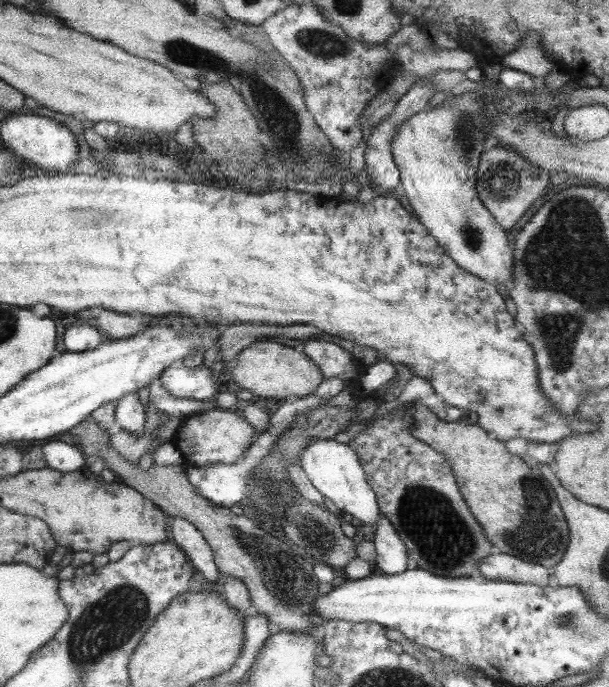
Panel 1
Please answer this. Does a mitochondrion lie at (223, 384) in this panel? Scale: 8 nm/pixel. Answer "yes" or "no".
no

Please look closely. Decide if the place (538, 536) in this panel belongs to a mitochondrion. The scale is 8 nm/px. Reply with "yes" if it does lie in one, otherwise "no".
yes

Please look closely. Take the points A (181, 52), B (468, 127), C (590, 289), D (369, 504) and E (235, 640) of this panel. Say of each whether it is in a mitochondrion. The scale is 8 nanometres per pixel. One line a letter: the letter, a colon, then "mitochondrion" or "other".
A: mitochondrion
B: mitochondrion
C: mitochondrion
D: other
E: other

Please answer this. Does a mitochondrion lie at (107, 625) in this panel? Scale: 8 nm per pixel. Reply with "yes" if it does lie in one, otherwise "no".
yes

